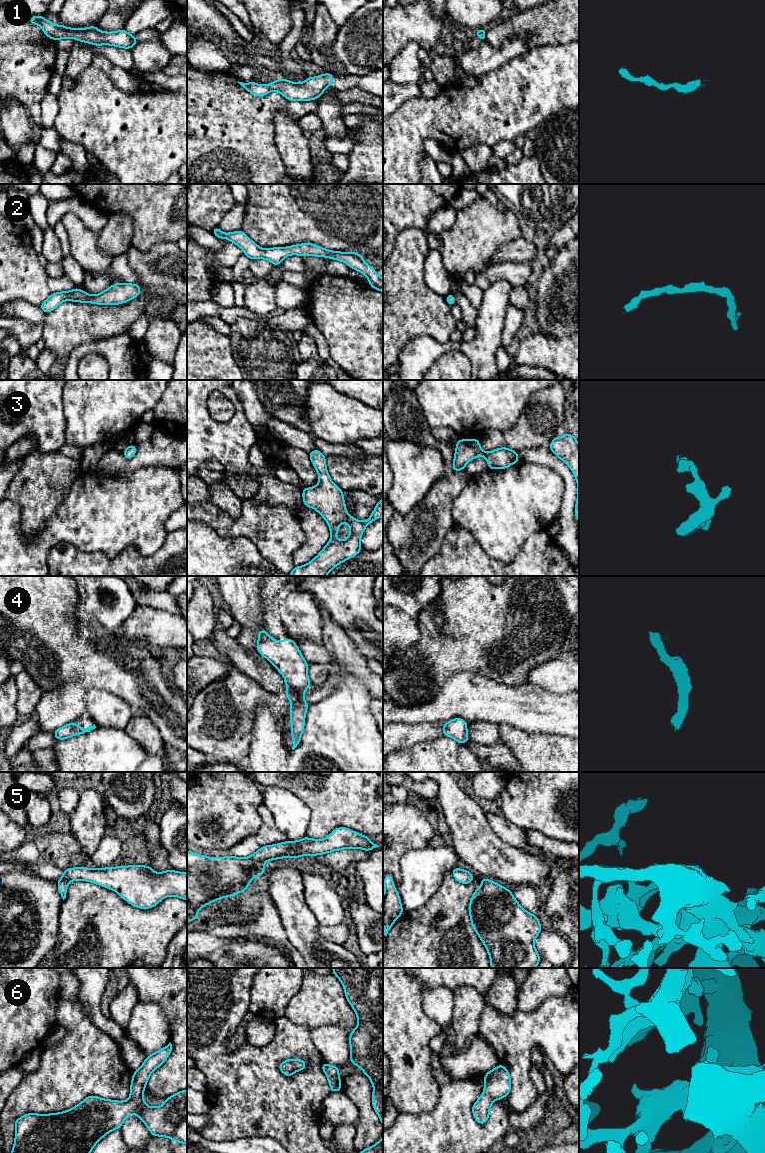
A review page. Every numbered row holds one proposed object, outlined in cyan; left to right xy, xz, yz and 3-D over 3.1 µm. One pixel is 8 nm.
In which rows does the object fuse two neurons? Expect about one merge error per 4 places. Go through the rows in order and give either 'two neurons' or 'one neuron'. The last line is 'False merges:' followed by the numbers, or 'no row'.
1: one neuron
2: one neuron
3: one neuron
4: one neuron
5: one neuron
6: one neuron
False merges: no row

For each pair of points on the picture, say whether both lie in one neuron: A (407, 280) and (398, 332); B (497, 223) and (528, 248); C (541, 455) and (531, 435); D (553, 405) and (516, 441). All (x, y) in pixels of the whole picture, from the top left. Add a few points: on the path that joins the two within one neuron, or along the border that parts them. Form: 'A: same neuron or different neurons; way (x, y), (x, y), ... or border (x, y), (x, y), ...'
A: same neuron; way (398, 293), (398, 319)
B: different neurons; border (521, 237), (500, 246), (496, 250)
C: different neurons; border (548, 446), (522, 448), (517, 451)
D: same neuron; way (544, 414), (525, 433)

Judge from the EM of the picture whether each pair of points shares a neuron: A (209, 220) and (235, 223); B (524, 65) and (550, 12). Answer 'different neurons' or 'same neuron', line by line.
A: different neurons
B: different neurons

